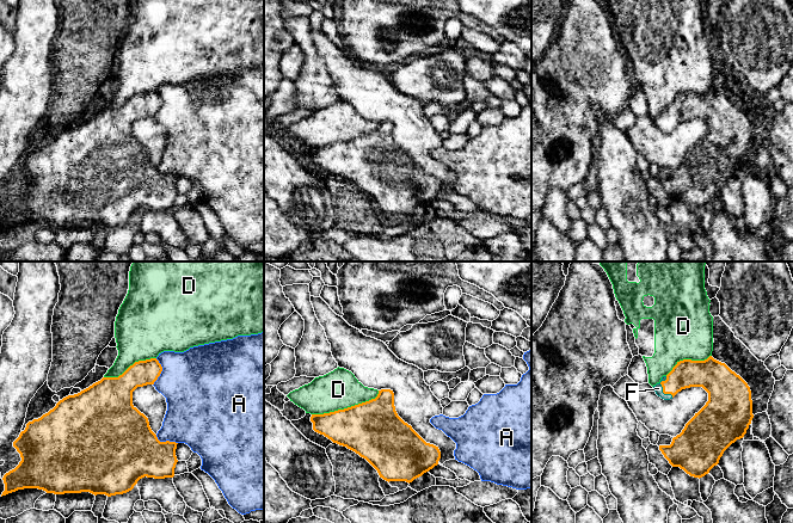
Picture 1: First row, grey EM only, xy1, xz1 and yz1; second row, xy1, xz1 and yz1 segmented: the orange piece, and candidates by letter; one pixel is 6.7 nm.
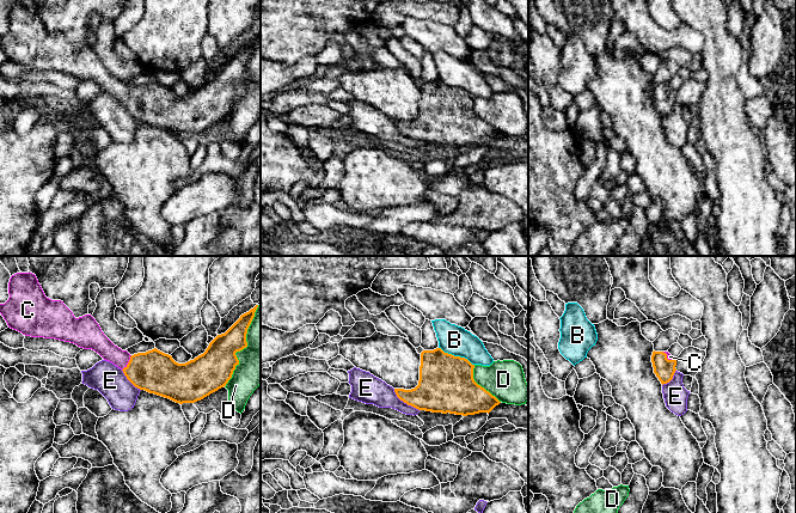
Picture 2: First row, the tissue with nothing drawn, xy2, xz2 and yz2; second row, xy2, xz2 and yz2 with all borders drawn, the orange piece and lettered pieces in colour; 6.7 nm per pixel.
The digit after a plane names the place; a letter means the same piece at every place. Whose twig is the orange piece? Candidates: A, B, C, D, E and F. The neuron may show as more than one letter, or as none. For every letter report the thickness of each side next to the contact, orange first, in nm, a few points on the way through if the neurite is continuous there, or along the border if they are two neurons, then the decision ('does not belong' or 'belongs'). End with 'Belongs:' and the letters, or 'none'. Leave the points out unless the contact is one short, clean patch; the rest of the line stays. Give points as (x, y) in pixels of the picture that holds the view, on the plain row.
A: calibres 170 and 460 nm; does not belong
B: calibres 380 and 200 nm; border xz2 (439, 79), (445, 84), (466, 90), (473, 97); does not belong
C: calibres 280 and 130 nm; way xy2 (155, 104), (134, 99), (128, 95), (110, 85), (98, 74); belongs
D: calibres 380 and 260 nm; does not belong
E: calibres 300 and 190 nm; border xz2 (393, 121), (400, 132), (418, 142); does not belong
F: calibres 190 and 60 nm; way yz1 (687, 105), (663, 121), (658, 121); belongs
Belongs: C, F

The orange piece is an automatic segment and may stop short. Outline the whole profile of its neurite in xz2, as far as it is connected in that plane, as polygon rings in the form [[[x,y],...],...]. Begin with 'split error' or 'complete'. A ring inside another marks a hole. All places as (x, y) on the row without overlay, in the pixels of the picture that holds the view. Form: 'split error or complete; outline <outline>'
complete; outline [[[441,80],[423,83],[418,117],[411,122],[394,121],[394,124],[400,133],[418,142],[463,148],[489,146],[501,134],[474,114],[473,100],[467,91],[445,85]]]

